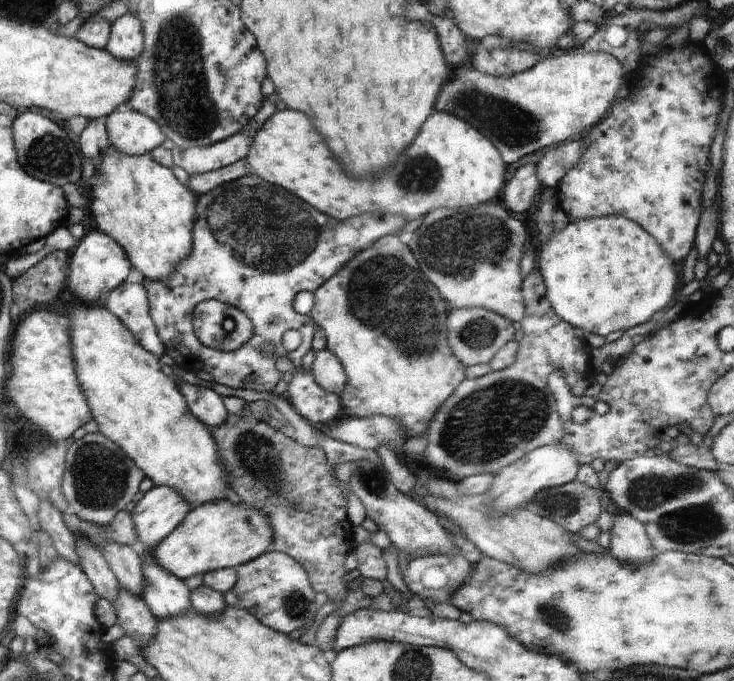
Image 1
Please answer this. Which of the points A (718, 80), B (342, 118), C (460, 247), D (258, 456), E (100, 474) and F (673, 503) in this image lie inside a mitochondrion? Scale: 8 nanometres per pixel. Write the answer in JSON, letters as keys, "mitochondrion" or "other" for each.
{"A":"other","B":"other","C":"mitochondrion","D":"mitochondrion","E":"mitochondrion","F":"mitochondrion"}

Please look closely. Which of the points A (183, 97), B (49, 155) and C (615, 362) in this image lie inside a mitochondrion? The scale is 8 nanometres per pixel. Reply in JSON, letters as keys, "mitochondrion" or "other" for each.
{"A":"mitochondrion","B":"mitochondrion","C":"other"}

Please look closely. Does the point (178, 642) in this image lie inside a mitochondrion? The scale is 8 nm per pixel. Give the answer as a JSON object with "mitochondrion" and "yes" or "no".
{"mitochondrion":"no"}

